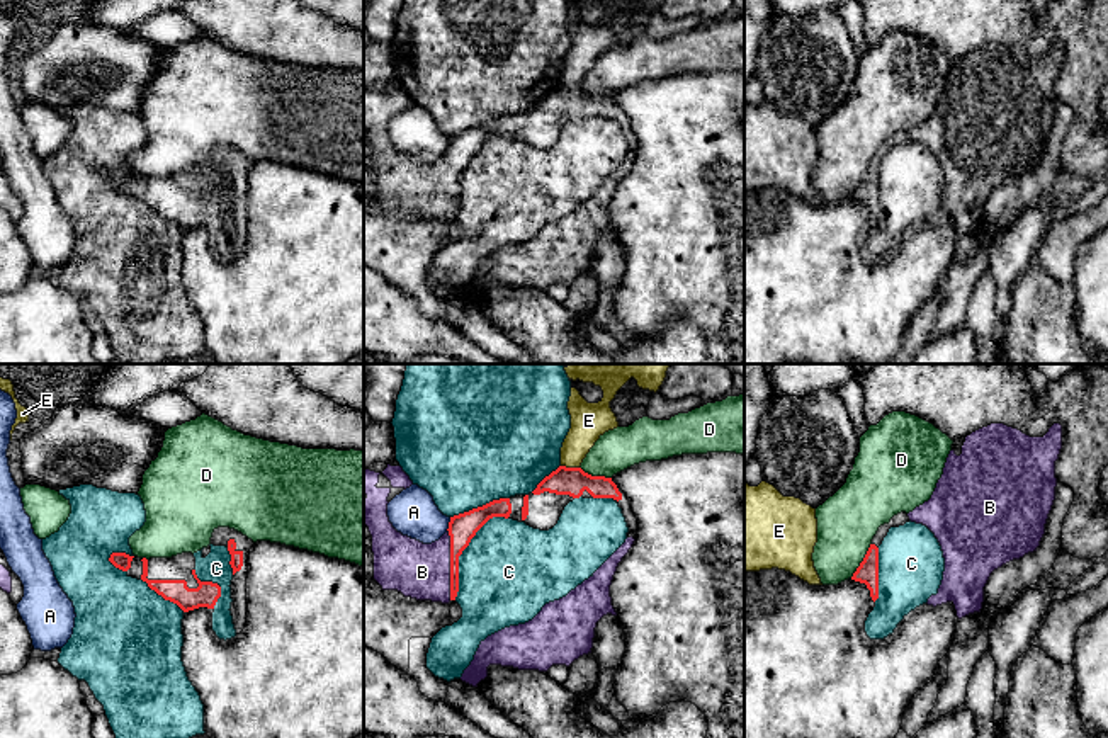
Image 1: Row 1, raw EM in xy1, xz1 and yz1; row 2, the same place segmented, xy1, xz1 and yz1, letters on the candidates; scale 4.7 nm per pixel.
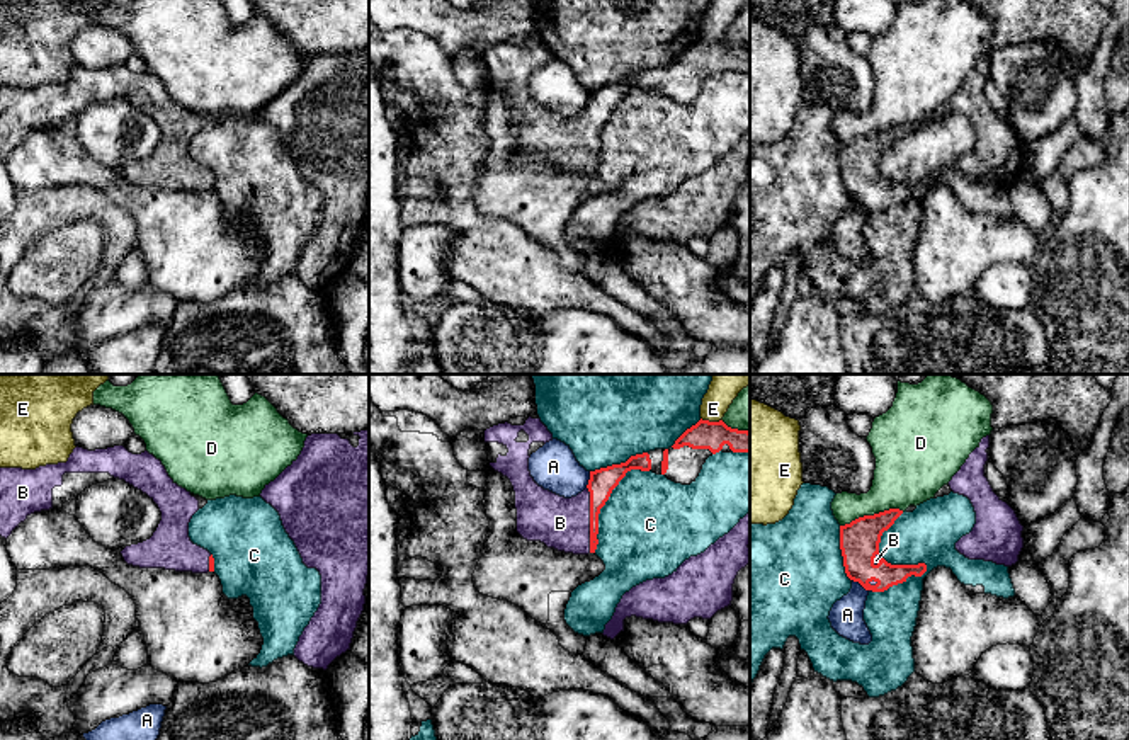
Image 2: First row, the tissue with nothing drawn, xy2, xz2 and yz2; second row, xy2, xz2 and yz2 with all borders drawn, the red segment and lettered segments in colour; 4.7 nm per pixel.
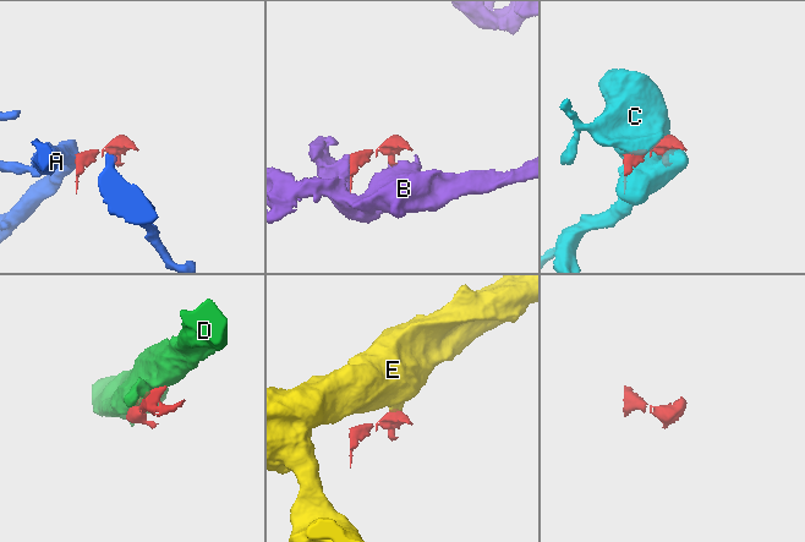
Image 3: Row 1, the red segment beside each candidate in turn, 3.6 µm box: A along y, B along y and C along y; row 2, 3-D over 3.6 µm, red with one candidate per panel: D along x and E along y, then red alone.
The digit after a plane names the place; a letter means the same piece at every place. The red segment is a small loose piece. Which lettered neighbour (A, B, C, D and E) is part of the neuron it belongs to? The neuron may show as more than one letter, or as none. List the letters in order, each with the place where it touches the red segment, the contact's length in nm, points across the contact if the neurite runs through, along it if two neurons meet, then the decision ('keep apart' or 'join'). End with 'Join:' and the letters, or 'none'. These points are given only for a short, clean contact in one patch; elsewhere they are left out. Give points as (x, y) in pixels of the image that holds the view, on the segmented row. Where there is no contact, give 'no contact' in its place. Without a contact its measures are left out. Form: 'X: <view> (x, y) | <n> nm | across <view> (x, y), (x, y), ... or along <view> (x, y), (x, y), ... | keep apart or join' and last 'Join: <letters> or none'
A: xz2 (589, 480) | 80 nm | along xz2 (590, 472), (585, 487) | keep apart
B: xz1 (451, 565) | 340 nm | join
C: yz2 (912, 565) | 420 nm | keep apart
D: yz2 (871, 516) | 320 nm | keep apart
E: xz2 (711, 422) | 110 nm | along xz2 (701, 417), (721, 421) | keep apart
Join: B

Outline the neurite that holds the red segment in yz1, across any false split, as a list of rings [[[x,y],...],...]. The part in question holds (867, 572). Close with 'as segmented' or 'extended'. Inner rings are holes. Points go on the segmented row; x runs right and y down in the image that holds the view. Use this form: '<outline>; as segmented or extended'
[[[870,544],[851,580],[865,583],[873,602],[879,599],[879,548],[875,544]]]; as segmented

